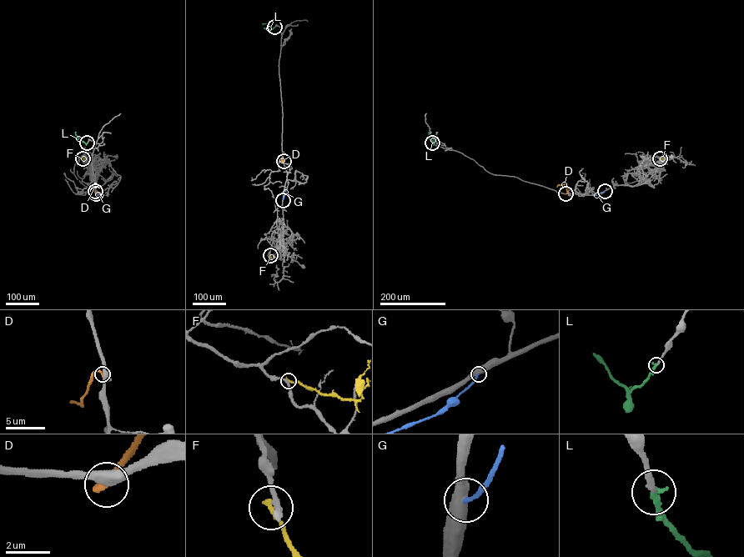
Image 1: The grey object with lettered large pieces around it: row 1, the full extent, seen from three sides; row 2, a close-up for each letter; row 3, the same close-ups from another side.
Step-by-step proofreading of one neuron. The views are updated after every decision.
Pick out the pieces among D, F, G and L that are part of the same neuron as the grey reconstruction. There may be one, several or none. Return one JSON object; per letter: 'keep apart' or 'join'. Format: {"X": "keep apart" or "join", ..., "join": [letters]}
{"D": "keep apart", "F": "keep apart", "G": "keep apart", "L": "join", "join": ["L"]}

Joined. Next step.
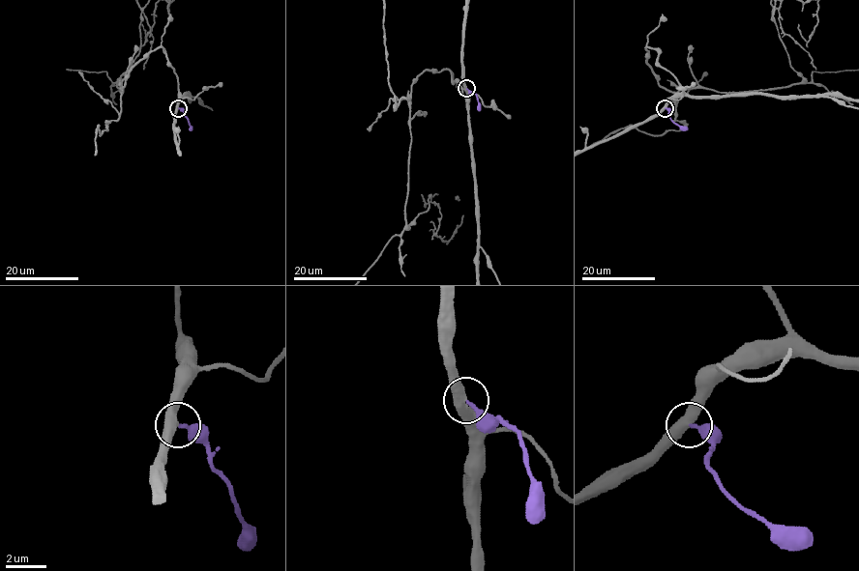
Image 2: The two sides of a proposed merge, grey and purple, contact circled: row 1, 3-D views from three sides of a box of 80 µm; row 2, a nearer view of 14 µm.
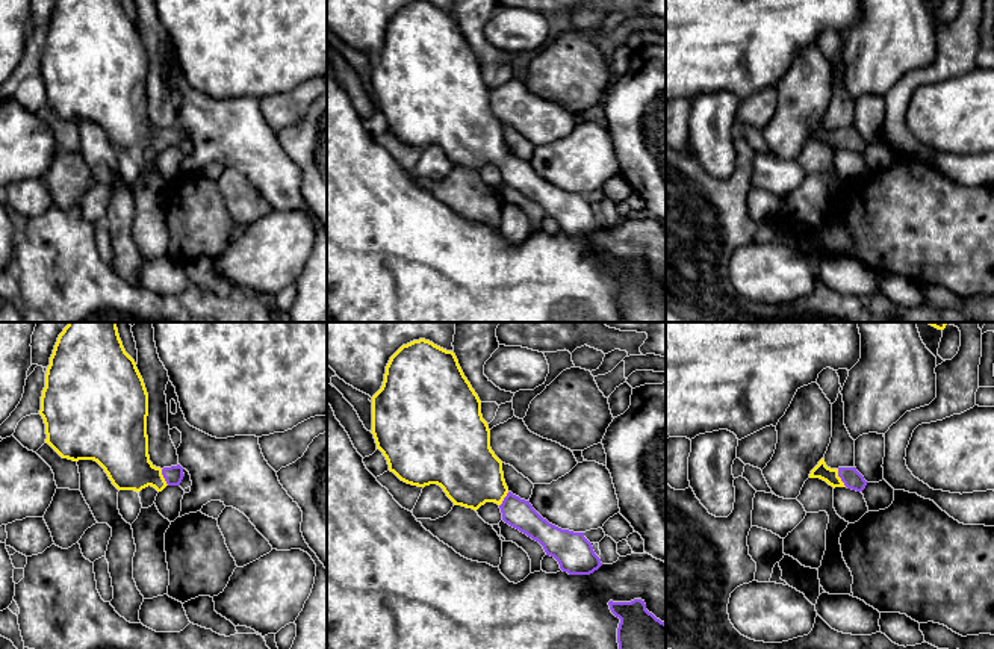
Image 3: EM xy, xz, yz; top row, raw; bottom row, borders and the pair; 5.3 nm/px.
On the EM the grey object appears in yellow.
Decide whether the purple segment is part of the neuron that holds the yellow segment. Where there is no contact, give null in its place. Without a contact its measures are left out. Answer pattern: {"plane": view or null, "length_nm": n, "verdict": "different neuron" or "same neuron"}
{"plane": "yz", "length_nm": 110, "verdict": "same neuron"}

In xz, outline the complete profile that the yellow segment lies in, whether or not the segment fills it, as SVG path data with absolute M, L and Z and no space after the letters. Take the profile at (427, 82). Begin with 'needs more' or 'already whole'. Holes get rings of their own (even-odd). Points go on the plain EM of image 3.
needs more; M425 0L402 6L390 18L386 27L383 47L372 57L371 94L374 95L377 110L380 110L387 121L389 132L401 142L418 148L437 145L454 166L461 166L475 172L486 163L498 165L502 182L539 203L546 216L554 218L560 230L569 236L590 236L602 227L601 219L595 215L584 194L561 191L549 185L533 169L530 162L520 160L508 151L504 141L502 123L490 109L490 91L481 76L481 62L464 38L452 12L446 12Z

